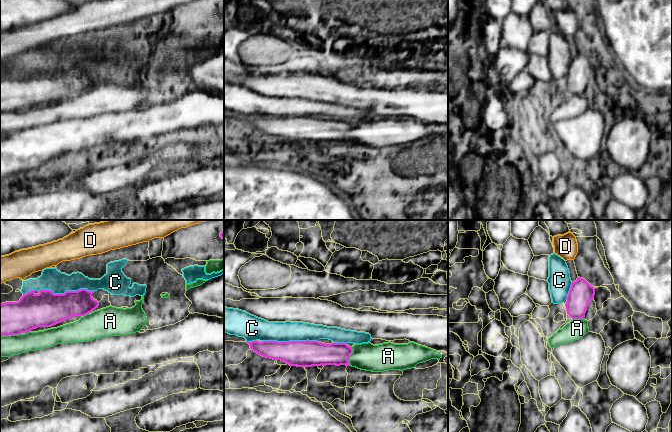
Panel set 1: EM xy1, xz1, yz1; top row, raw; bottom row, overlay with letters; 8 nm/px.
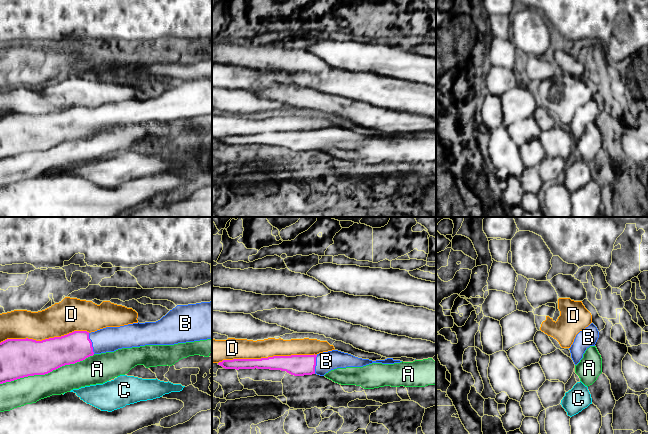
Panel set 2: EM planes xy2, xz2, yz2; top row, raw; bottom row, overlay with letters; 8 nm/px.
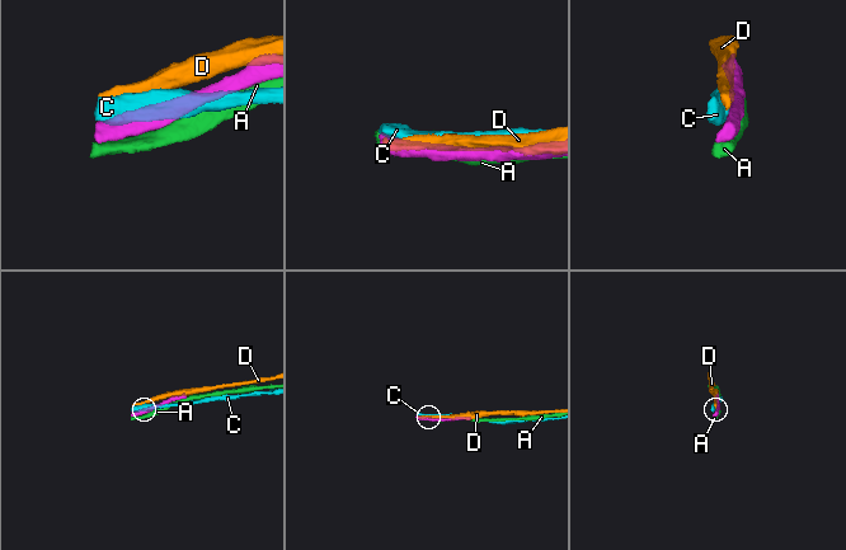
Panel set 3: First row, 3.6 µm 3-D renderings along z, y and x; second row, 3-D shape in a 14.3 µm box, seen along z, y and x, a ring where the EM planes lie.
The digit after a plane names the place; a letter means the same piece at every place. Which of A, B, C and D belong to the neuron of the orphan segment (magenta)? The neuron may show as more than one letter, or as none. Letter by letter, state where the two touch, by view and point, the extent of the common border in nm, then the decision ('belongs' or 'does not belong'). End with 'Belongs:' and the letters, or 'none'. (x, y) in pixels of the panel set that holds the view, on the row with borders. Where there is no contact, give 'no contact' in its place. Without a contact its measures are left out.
A: contact xy2 (47, 373); length 800 nm; does not belong
B: contact xy2 (91, 343); length 180 nm; belongs
C: contact xy1 (66, 291); length 460 nm; does not belong
D: contact xz2 (268, 357); length 800 nm; does not belong
Belongs: B

